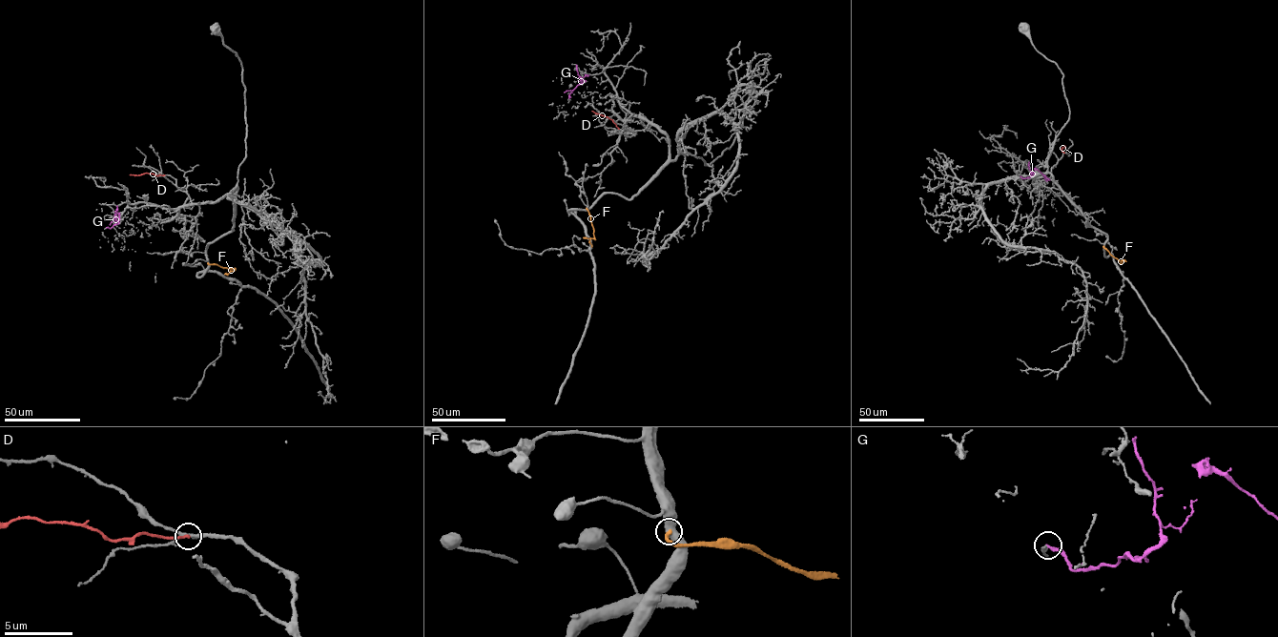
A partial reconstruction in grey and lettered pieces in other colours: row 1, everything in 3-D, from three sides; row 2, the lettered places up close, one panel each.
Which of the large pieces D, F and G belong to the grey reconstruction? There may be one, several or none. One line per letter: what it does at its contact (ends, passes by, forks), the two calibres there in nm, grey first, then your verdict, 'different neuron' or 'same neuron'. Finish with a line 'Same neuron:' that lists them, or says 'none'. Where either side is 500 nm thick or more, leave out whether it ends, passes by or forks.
D: it ends; calibres 280 and 220 nm; same neuron
F: calibres 500 and 280 nm; different neuron
G: it ends; calibres 340 and 240 nm; different neuron
Same neuron: D

